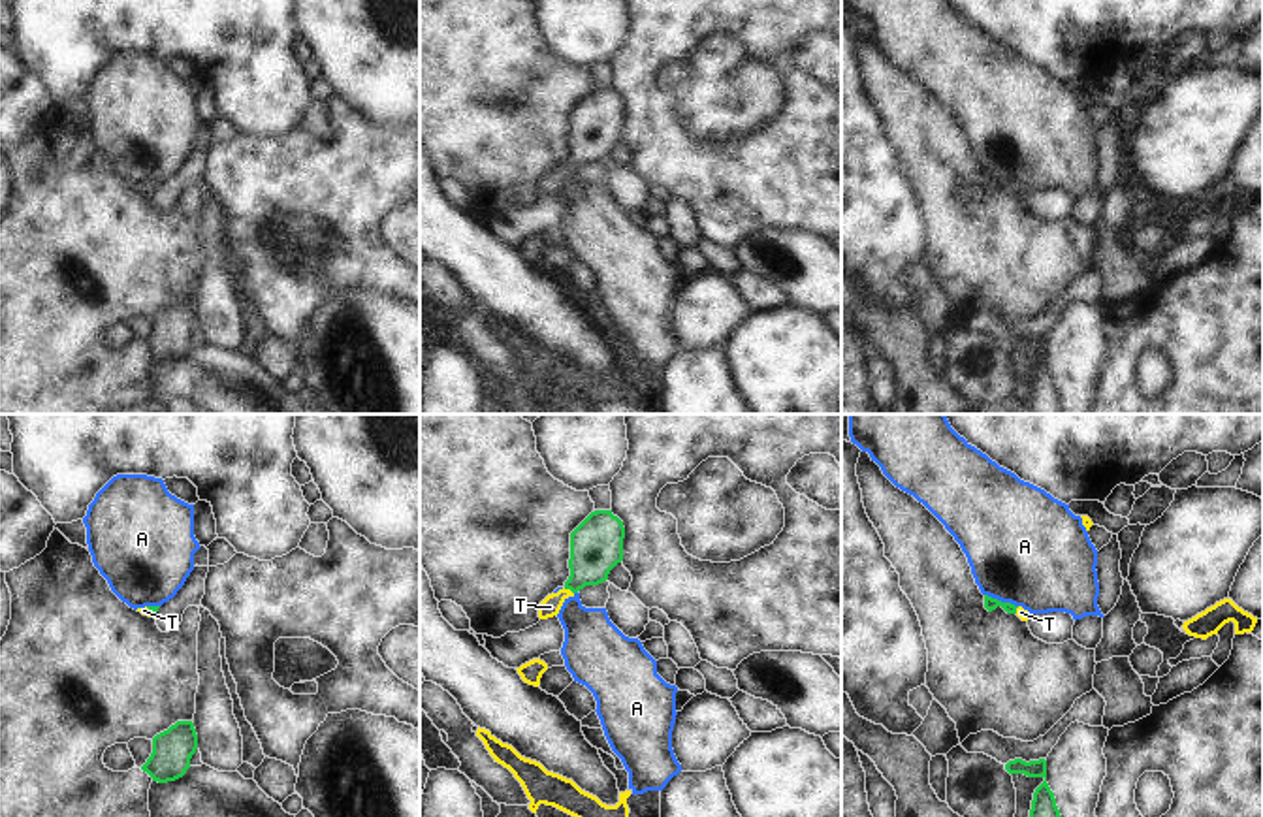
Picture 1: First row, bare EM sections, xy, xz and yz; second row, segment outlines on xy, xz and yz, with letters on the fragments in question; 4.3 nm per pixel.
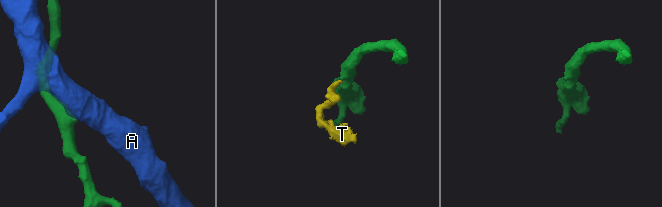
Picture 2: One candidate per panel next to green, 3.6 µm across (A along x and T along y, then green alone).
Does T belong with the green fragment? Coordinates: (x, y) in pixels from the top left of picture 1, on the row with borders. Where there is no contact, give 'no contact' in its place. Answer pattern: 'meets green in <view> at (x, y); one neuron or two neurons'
meets green in xz at (569, 588); one neuron

